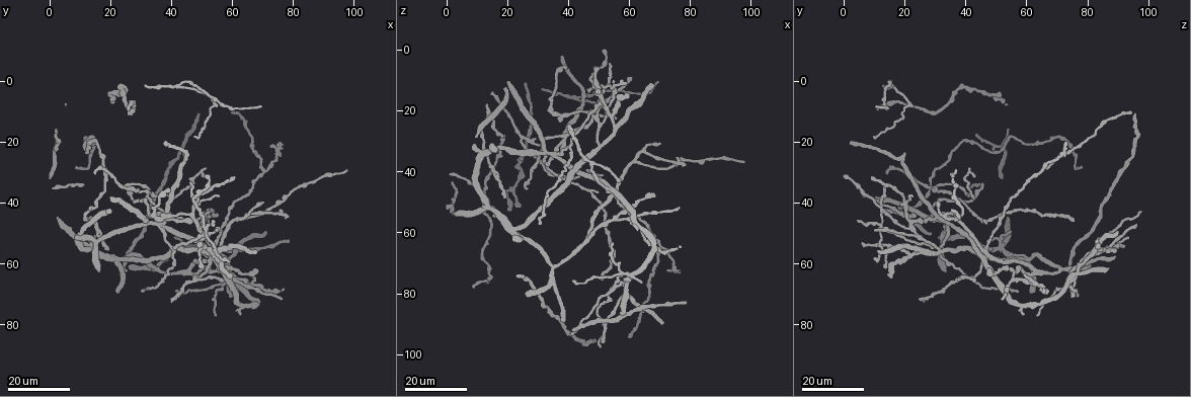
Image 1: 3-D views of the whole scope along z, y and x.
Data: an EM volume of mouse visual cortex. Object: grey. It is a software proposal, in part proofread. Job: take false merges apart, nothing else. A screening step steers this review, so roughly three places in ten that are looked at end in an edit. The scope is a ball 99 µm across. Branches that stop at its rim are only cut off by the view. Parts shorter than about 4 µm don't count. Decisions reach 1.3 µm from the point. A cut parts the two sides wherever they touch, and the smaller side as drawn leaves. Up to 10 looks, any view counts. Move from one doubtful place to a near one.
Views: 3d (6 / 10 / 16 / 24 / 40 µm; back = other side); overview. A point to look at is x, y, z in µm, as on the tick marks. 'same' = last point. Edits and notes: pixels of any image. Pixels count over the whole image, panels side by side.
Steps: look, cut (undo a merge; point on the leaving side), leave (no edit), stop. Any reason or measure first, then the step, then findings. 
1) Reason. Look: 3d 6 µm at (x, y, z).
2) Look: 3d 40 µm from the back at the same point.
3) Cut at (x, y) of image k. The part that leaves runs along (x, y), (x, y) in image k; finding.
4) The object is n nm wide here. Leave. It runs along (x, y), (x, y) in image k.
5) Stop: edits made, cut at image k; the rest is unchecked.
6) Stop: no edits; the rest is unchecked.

Look: 3d 24 µm at (49.0, 49.0, 21.5).

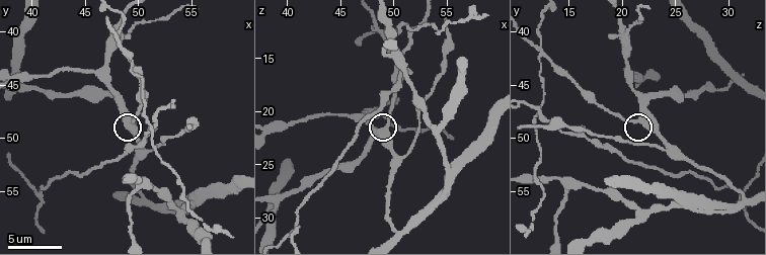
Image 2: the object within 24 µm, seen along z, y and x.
Look: 3d 10 µm at (49.4, 48.4, 21.8).

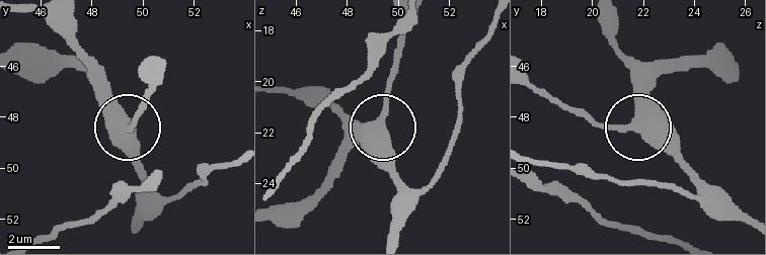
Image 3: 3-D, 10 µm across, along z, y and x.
The side arm is 36 µm long. Leave. It runs along (272, 221), (317, 188), (355, 138), (381, 130), (396, 60) in image 3; continuous, no second neuron.

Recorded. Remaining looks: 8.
Small branch off a trunk. Look: 3d 16 µm at (42.0, 2.0, 15.5).

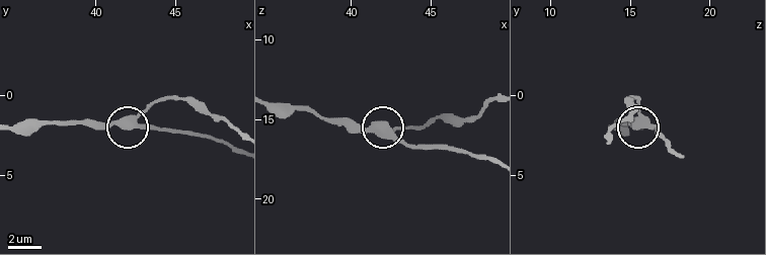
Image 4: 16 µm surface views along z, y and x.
Look: 3d 10 µm at (42.4, 1.7, 15.5).

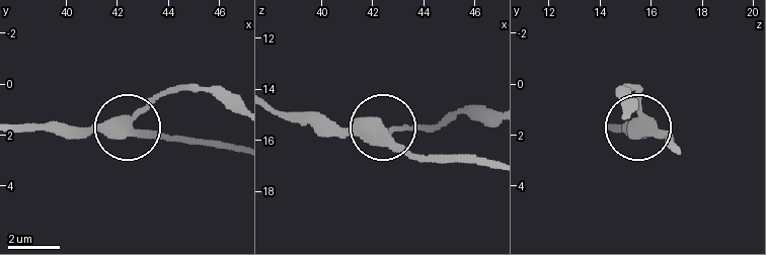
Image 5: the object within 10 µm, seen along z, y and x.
3 arms meet here. Leave. It runs along (489, 166), (404, 151), (387, 129), (429, 126) in image 5; continuous, no second neuron.

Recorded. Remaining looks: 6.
Look: 3d 10 µm at (49.6, 55.0, 15.0).

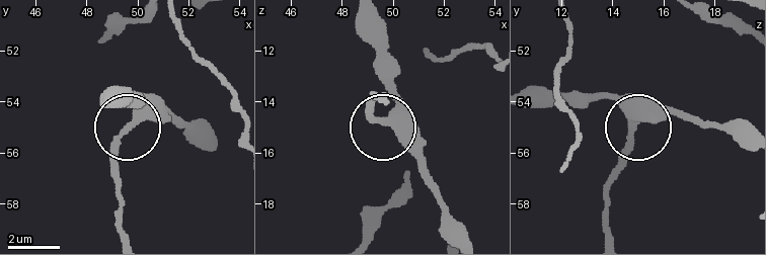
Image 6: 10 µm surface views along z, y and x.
Leave. It runs along (749, 146), (683, 115), (657, 115), (635, 131), (613, 184) in image 6; all the same neuron.

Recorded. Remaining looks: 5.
Four arms meet. Look: 3d 16 µm at (38.5, 44.5, 31.0).

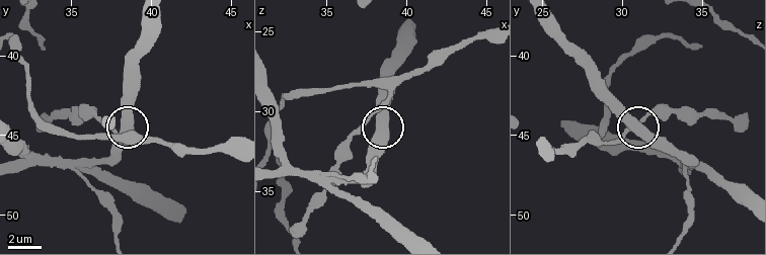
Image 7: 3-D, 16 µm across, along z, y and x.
Look: 3d 10 µm at (38.4, 44.5, 30.6).

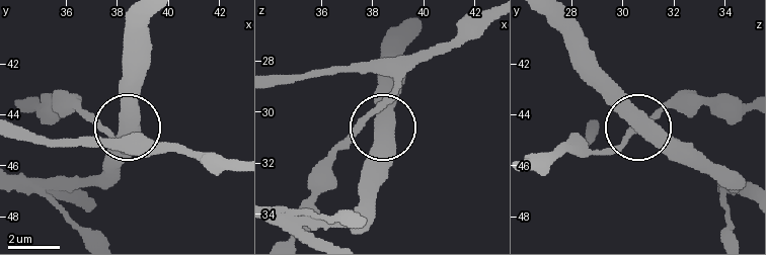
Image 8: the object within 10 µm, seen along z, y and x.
Leave. It runs along (16, 187), (81, 187), (115, 161), (128, 121), (128, 65) in image 8; all the same neuron.

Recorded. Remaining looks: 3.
Two arms at a narrow angle. Look: 3d 16 µm at (49.0, 42.0, 12.2).

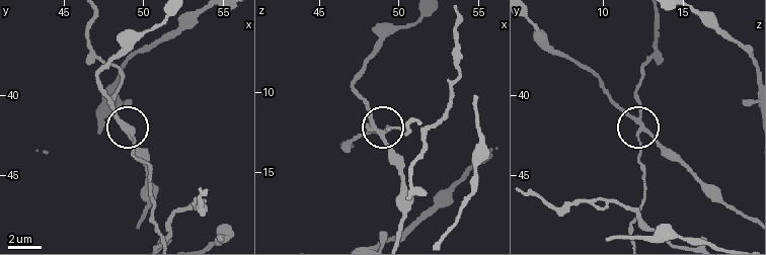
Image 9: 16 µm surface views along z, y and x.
The side arm is 20 µm long; 4 arms meet here. Cut at (638, 101) of image 9. A second neuron is stuck on.

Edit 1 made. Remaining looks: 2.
Stop: edits made, cut at image 9; the rest is unchecked.

